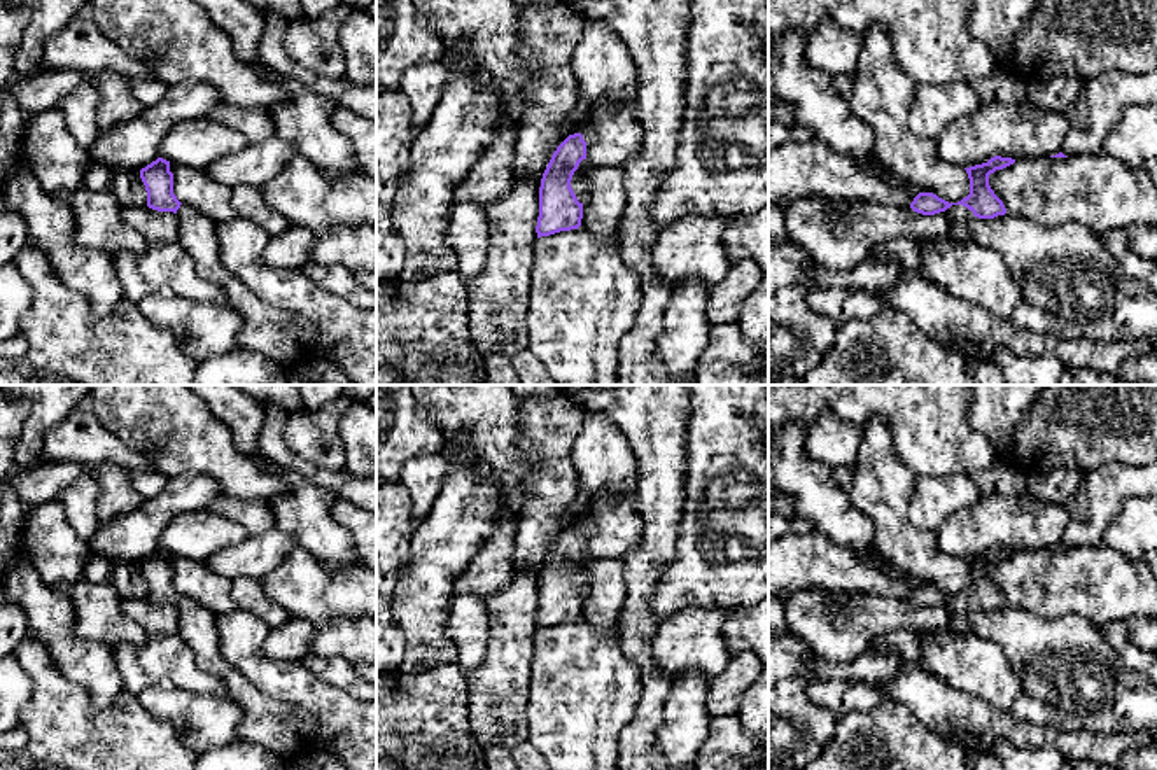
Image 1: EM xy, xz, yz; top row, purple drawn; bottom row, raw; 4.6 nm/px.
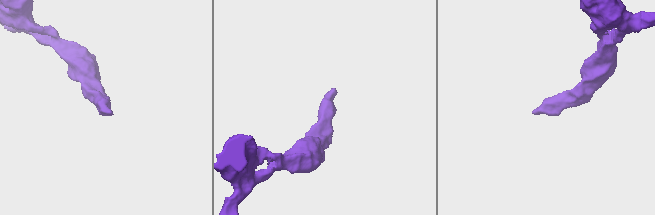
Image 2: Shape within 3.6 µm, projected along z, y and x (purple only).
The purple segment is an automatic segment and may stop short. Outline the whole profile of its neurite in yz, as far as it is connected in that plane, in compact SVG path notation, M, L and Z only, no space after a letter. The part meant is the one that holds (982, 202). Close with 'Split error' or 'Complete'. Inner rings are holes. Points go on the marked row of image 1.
M994 156L987 163L964 168L970 178L970 194L966 198L957 203L949 203L933 192L919 192L910 203L910 208L922 215L943 212L952 224L943 240L968 245L971 242L968 234L968 222L971 219L994 219L1006 214L1003 201L989 186L989 175L1013 163L1015 159L1012 158Z. Split error

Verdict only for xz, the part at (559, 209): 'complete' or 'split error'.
split error

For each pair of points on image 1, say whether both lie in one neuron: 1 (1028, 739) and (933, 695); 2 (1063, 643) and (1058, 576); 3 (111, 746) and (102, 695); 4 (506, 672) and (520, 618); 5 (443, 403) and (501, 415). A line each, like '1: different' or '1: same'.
1: same
2: different
3: different
4: same
5: same

